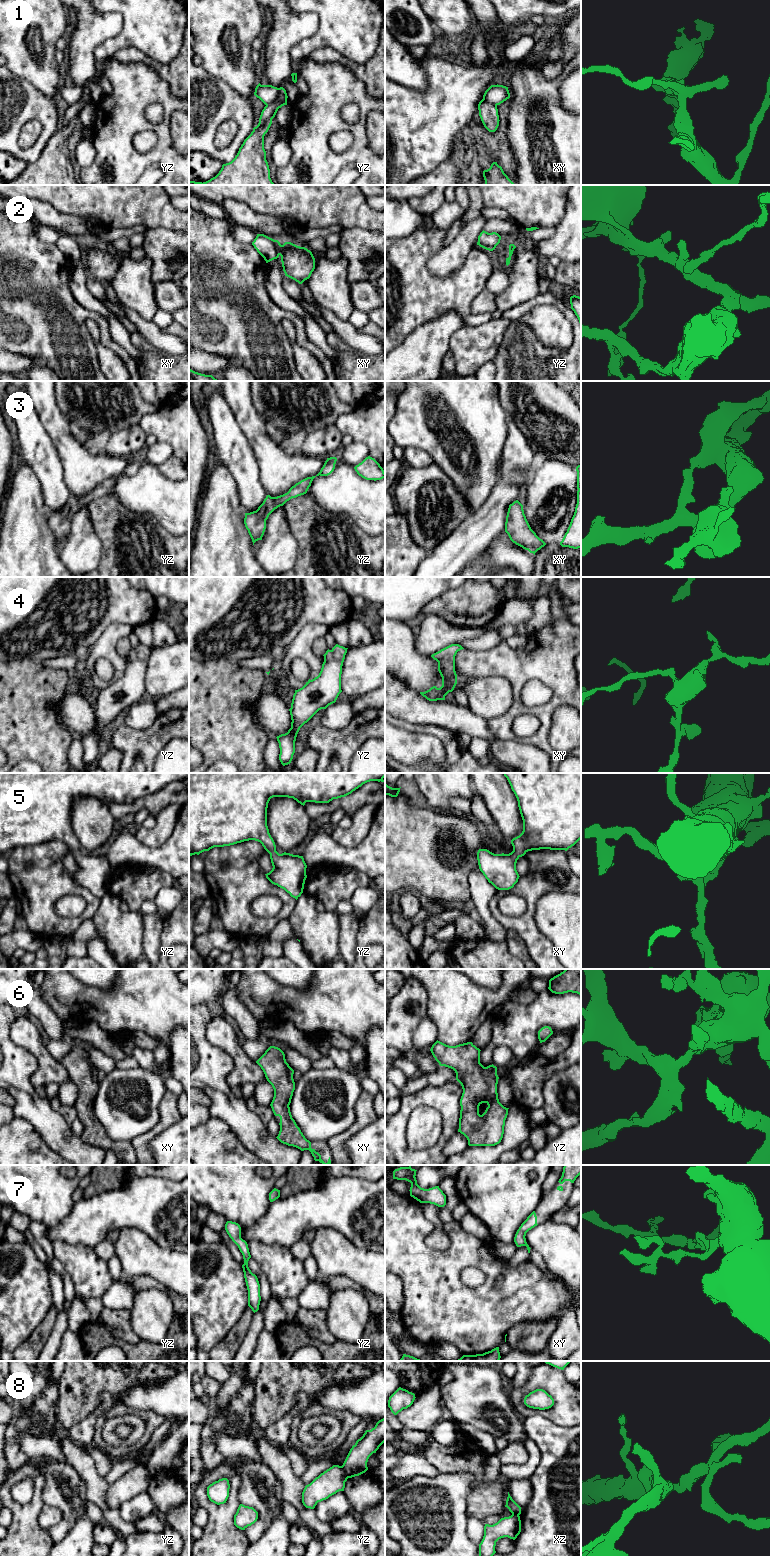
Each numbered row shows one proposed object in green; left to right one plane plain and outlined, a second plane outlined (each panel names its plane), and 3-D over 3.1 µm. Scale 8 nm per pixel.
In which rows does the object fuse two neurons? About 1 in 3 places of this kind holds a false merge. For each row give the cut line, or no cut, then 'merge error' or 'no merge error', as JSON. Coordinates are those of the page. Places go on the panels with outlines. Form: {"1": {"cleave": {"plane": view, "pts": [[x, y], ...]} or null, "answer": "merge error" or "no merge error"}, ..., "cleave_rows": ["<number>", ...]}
{"1": {"cleave": {"plane": "yz", "pts": [[280, 88], [278, 97], [266, 105]]}, "answer": "merge error"}, "2": {"cleave": {"plane": "xy", "pts": [[282, 245], [279, 254]]}, "answer": "merge error"}, "3": {"cleave": null, "answer": "no merge error"}, "4": {"cleave": null, "answer": "no merge error"}, "5": {"cleave": null, "answer": "no merge error"}, "6": {"cleave": null, "answer": "no merge error"}, "7": {"cleave": null, "answer": "no merge error"}, "8": {"cleave": {"plane": "yz", "pts": [[341, 1466], [348, 1477]]}, "answer": "merge error"}, "cleave_rows": ["1", "2", "8"]}

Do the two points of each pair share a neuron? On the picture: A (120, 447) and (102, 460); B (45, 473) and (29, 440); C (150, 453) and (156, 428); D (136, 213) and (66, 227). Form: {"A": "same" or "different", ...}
{"A": "different", "B": "same", "C": "different", "D": "different"}

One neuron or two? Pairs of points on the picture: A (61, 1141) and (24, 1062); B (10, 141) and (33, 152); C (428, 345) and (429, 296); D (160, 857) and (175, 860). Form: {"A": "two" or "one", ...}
{"A": "one", "B": "one", "C": "two", "D": "one"}

